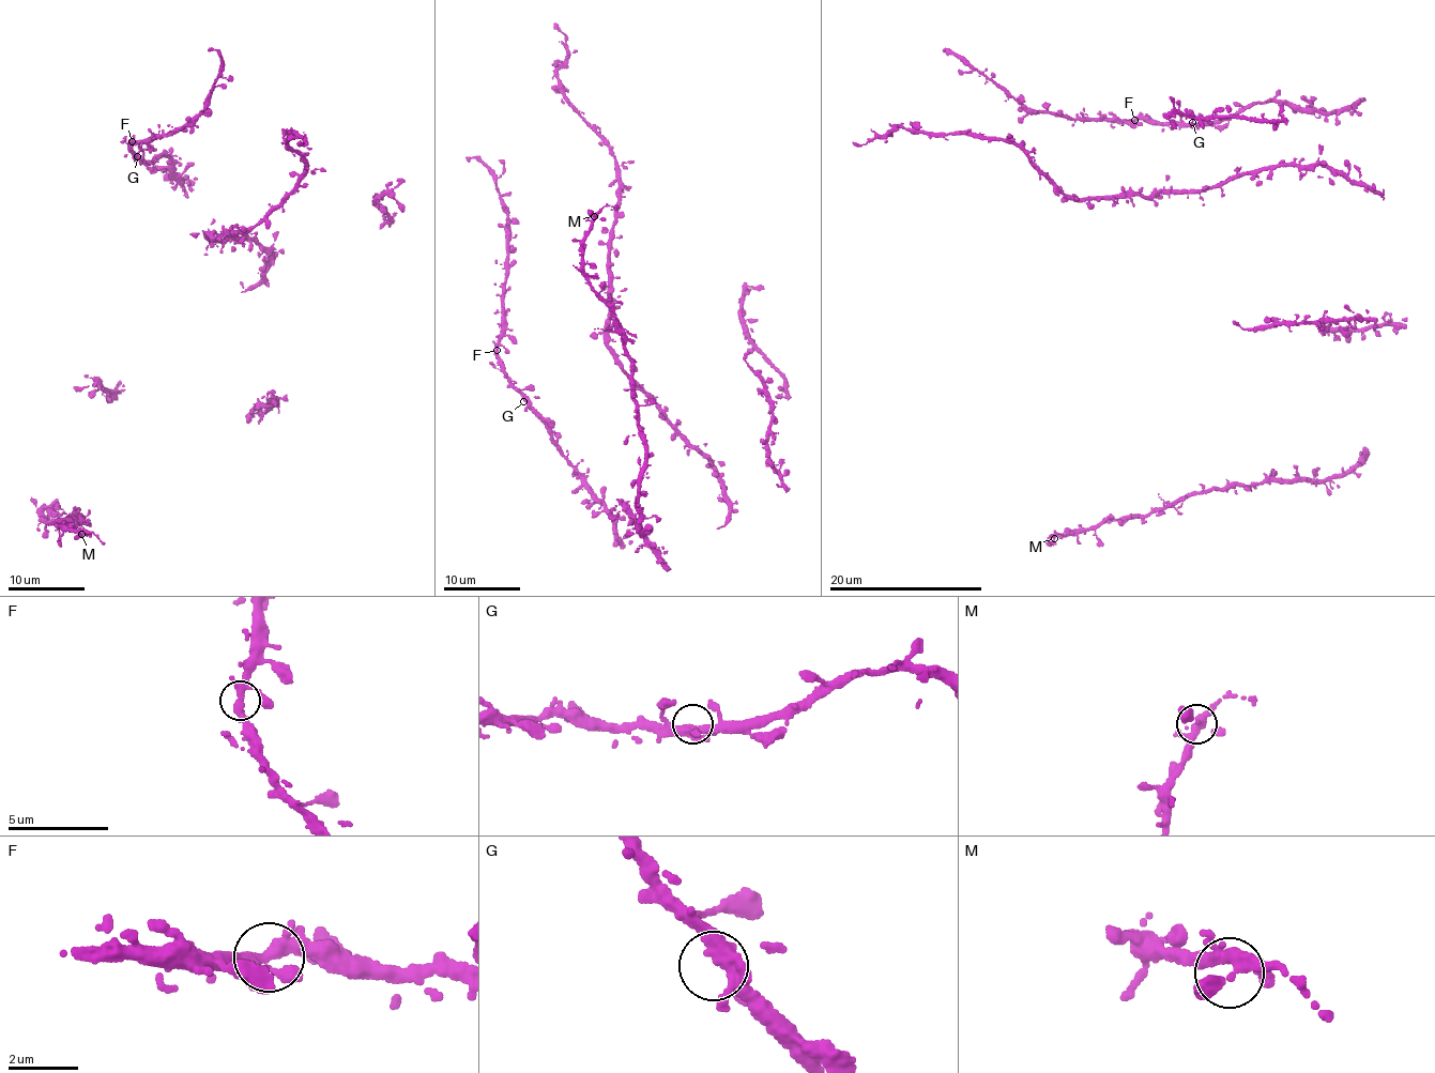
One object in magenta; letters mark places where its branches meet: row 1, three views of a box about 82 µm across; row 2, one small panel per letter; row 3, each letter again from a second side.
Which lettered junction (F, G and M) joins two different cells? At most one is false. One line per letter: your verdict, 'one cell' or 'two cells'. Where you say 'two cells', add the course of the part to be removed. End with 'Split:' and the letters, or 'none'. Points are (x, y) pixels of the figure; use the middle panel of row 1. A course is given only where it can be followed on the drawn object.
F: one cell
G: one cell
M: one cell
Split: none

